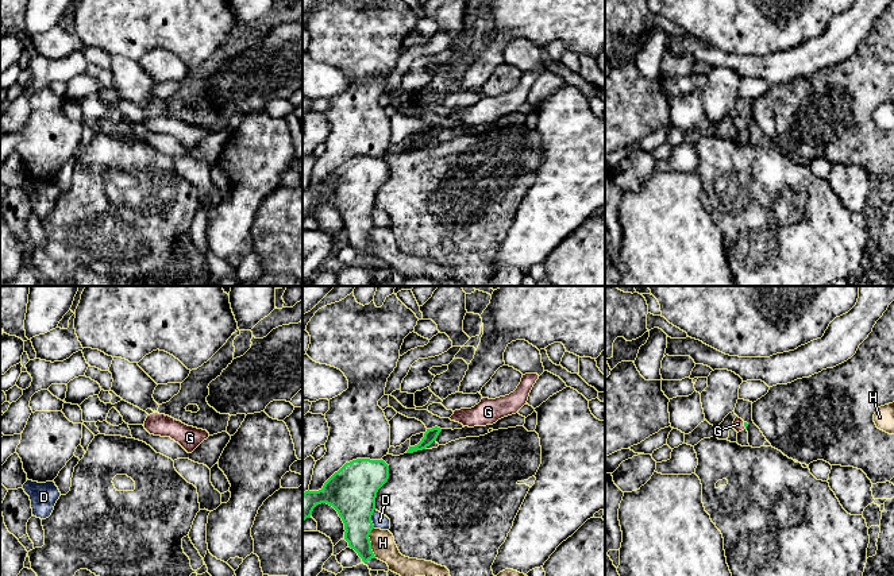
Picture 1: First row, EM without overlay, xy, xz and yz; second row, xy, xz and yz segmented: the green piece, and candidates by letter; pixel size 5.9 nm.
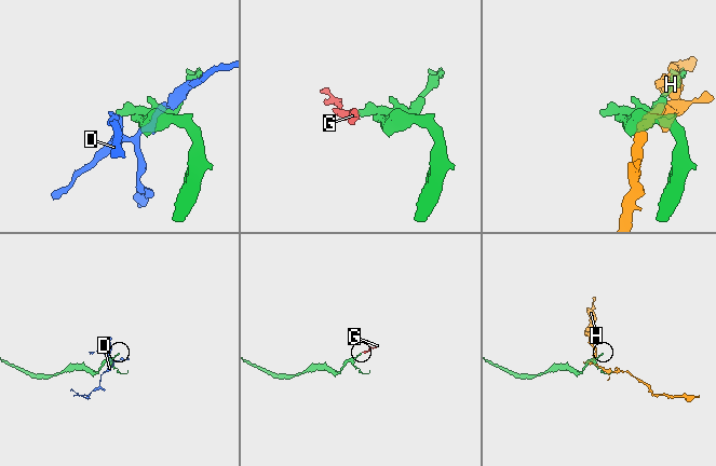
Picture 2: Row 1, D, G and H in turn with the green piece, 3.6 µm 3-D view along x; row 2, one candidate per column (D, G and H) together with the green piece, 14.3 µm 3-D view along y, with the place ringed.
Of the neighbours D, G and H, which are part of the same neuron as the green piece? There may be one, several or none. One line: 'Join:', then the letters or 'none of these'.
Join: G

